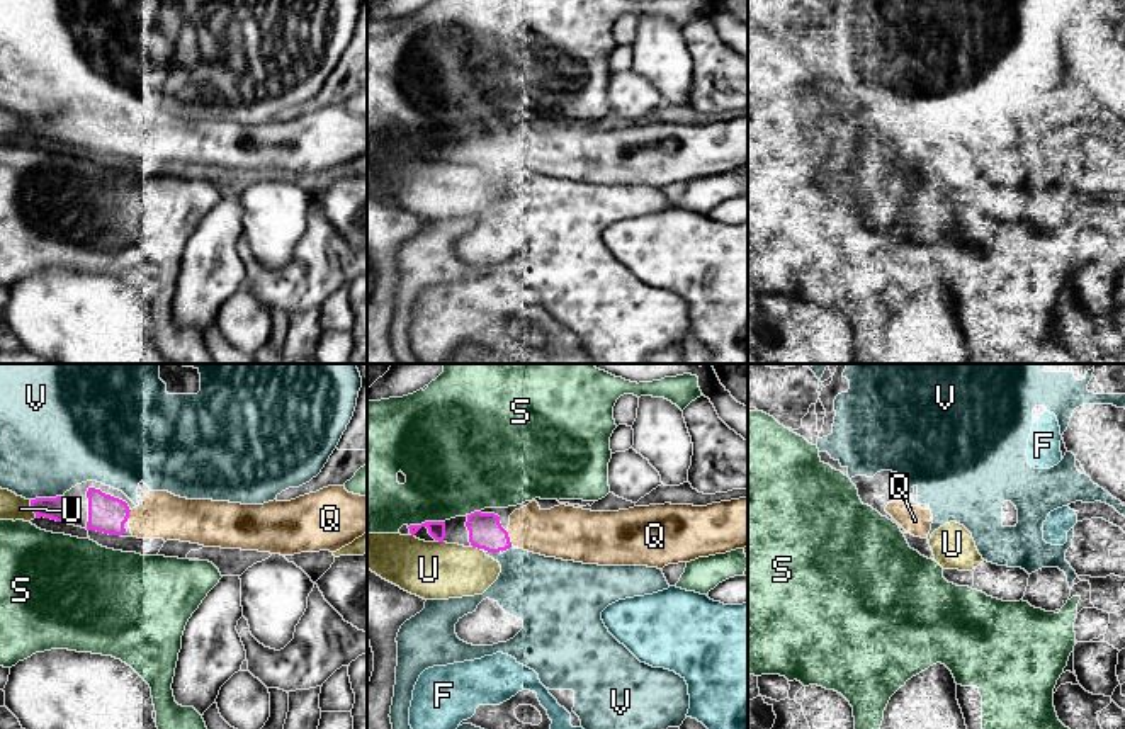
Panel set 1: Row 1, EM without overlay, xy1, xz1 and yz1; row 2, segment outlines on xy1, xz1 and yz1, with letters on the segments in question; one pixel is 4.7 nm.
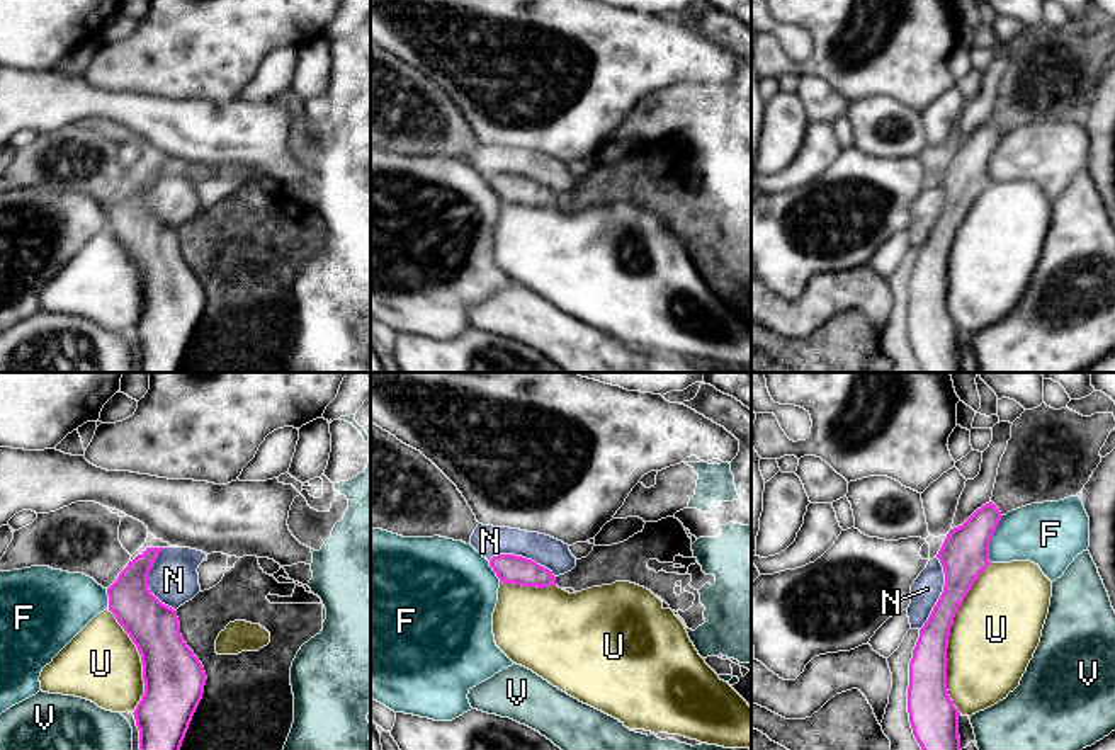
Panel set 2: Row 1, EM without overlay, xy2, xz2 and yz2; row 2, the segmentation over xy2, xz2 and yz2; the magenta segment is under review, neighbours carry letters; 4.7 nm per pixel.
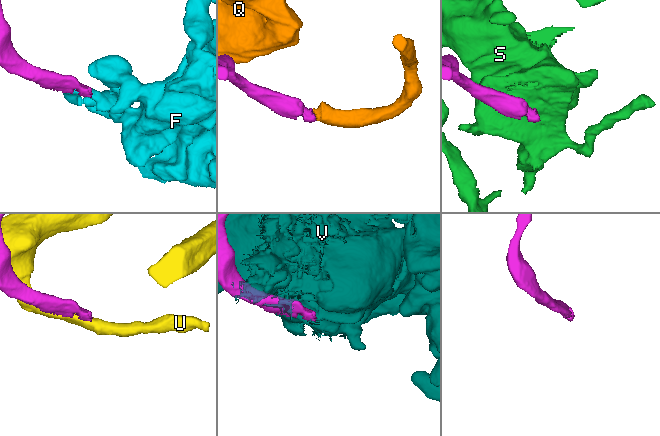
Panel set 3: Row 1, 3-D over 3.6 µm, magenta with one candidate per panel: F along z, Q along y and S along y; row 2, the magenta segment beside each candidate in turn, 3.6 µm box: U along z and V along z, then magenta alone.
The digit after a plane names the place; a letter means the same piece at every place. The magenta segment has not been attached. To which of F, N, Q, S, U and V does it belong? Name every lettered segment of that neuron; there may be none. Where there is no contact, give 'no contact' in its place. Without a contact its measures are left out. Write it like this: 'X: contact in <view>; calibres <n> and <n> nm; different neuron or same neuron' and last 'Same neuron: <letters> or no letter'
F: contact in yz2; calibres 240 and 280 nm; different neuron
N: contact in yz2; calibres 240 and 140 nm; different neuron
Q: contact in xz1; calibres 160 and 240 nm; same neuron
S: contact in xz1; calibres 80 and 400 nm; different neuron
U: contact in yz2; calibres 180 and 420 nm; different neuron
V: contact in xy1; calibres 100 and 460 nm; different neuron
Same neuron: Q

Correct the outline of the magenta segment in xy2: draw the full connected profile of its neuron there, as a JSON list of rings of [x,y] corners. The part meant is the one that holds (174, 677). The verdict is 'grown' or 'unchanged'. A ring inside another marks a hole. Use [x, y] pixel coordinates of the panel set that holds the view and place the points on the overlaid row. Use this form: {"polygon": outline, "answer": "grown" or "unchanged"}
{"polygon": [[[146,548],[107,588],[109,611],[141,655],[144,694],[133,713],[139,750],[180,750],[207,680],[180,634],[177,611],[148,588],[150,570],[163,549]]], "answer": "unchanged"}

